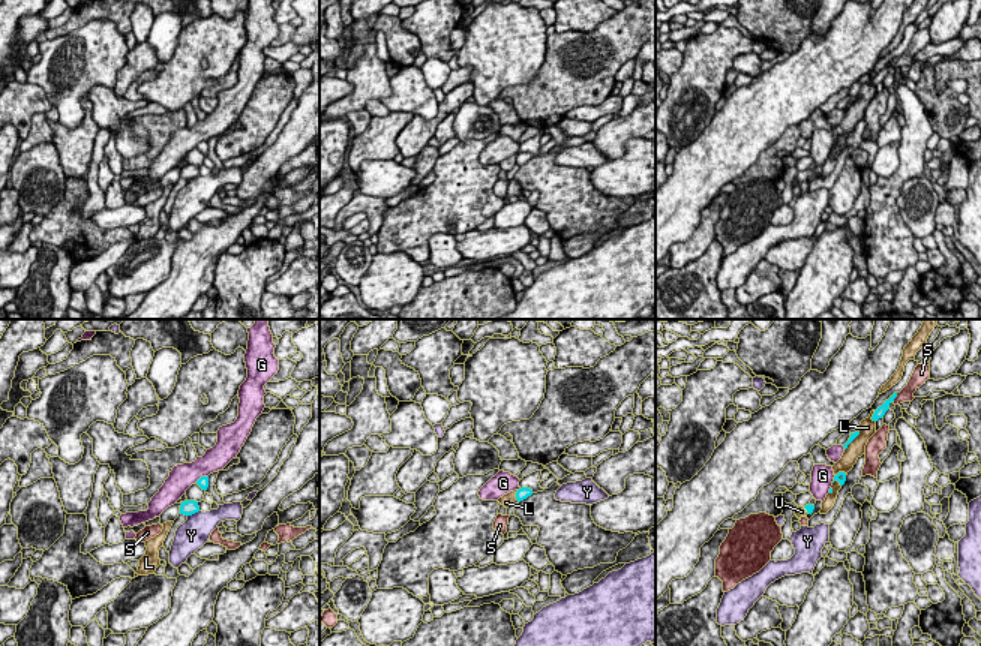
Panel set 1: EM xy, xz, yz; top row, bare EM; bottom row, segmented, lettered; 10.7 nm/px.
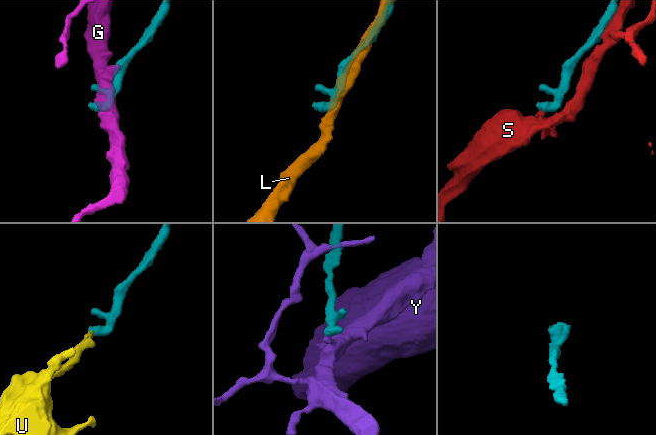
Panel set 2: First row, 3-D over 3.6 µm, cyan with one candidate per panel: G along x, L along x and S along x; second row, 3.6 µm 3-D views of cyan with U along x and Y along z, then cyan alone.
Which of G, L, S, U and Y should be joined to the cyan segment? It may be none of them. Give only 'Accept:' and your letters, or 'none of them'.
Accept: U

